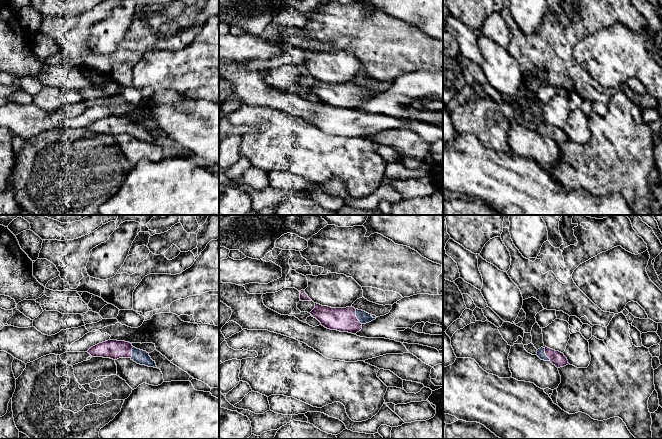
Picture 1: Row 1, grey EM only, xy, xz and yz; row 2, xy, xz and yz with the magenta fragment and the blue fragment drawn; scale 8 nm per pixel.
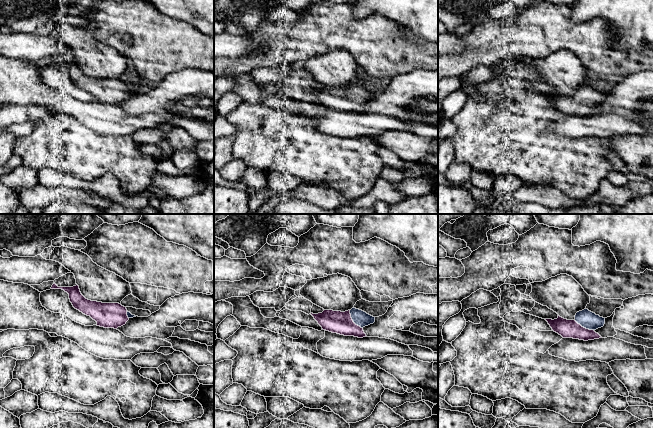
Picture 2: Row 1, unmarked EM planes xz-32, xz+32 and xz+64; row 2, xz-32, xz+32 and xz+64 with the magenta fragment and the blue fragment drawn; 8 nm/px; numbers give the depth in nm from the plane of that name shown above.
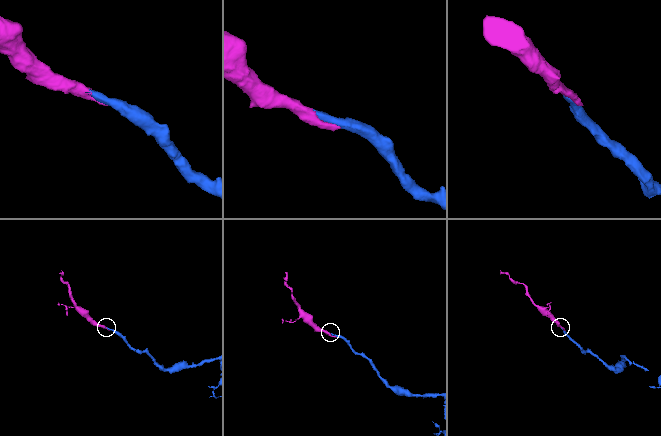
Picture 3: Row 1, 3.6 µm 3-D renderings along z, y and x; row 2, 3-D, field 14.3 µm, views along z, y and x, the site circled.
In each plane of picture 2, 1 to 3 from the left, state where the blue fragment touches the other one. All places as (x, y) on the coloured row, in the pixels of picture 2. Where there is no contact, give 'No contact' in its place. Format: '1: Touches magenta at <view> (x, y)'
1: Touches magenta at xz-32 (126, 315)
2: Touches magenta at xz+32 (352, 320)
3: Touches magenta at xz+64 (583, 327)

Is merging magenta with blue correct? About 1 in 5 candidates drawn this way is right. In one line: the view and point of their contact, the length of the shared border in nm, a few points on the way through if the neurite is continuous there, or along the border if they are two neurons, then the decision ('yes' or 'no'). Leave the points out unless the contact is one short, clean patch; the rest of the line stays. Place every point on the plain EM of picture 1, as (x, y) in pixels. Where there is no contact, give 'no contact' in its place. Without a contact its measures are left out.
xz (356, 93) | 140 nm | yes

